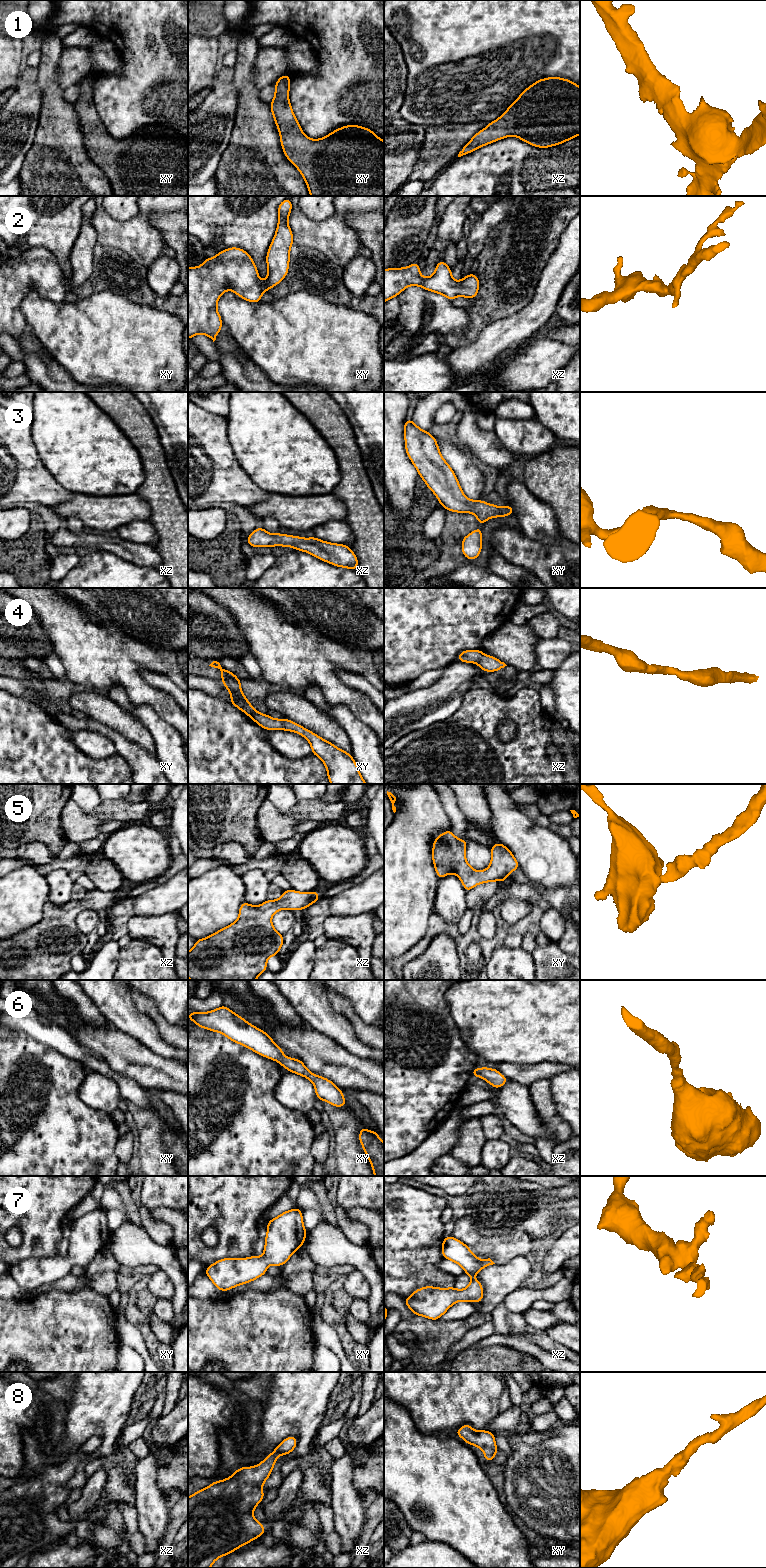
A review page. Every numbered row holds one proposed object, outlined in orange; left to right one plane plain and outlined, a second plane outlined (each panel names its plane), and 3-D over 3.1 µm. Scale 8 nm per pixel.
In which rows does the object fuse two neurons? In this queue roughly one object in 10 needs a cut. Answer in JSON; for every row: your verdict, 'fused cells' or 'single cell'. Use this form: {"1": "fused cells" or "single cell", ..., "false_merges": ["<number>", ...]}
{"1": "single cell", "2": "single cell", "3": "single cell", "4": "single cell", "5": "single cell", "6": "single cell", "7": "single cell", "8": "single cell", "false_merges": []}

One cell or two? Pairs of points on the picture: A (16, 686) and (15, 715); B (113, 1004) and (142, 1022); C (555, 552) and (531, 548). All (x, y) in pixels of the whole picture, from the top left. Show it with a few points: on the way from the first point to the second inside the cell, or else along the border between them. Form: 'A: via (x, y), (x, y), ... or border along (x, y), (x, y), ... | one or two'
A: border along (10, 693), (21, 696), (33, 703) | two
B: via (120, 1011), (128, 1019), (135, 1022) | one
C: via (549, 552), (537, 552) | one

